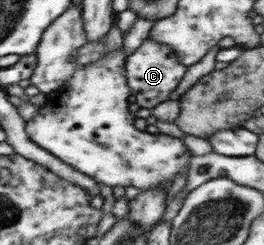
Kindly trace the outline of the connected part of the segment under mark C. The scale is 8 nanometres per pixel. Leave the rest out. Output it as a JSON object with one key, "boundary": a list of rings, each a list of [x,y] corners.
{"boundary":[[[145,39],[141,42],[141,45],[127,57],[126,69],[127,81],[129,82],[129,87],[133,90],[131,92],[133,101],[140,108],[145,107],[145,109],[149,110],[158,103],[169,99],[169,94],[179,85],[179,80],[183,77],[186,67],[177,62],[177,59],[172,55],[169,47],[163,45],[163,43],[155,43],[155,41],[151,41],[151,39]]]}

